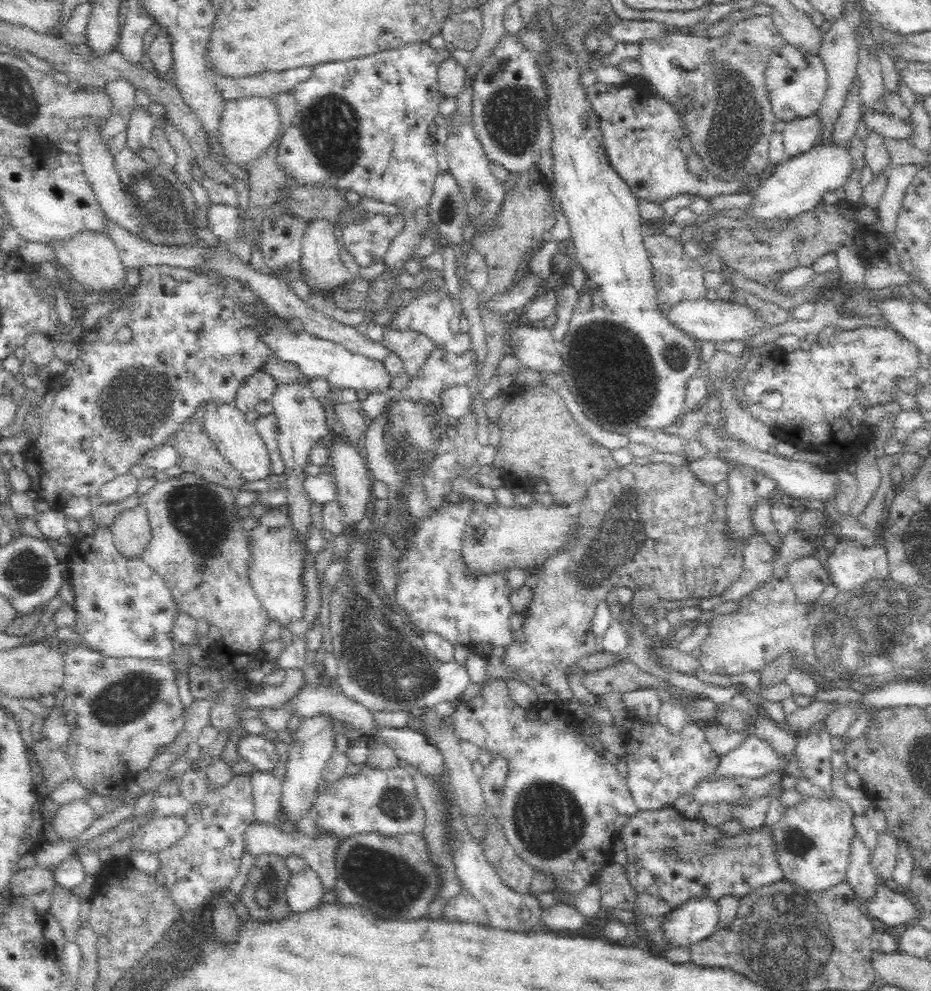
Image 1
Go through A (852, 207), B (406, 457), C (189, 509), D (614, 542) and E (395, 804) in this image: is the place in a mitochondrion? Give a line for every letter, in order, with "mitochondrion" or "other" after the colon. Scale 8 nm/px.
A: other
B: mitochondrion
C: mitochondrion
D: mitochondrion
E: mitochondrion

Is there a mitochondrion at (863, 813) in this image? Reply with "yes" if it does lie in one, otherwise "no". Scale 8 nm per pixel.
no

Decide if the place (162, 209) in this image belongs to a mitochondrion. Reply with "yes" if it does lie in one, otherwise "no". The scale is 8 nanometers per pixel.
yes

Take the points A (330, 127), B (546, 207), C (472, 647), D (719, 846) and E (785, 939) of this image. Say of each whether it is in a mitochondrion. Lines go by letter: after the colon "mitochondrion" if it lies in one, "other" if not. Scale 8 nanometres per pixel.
A: mitochondrion
B: other
C: other
D: mitochondrion
E: mitochondrion

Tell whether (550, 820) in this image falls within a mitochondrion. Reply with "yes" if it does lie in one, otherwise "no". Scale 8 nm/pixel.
yes

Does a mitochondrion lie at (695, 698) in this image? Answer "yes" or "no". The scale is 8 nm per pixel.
no

